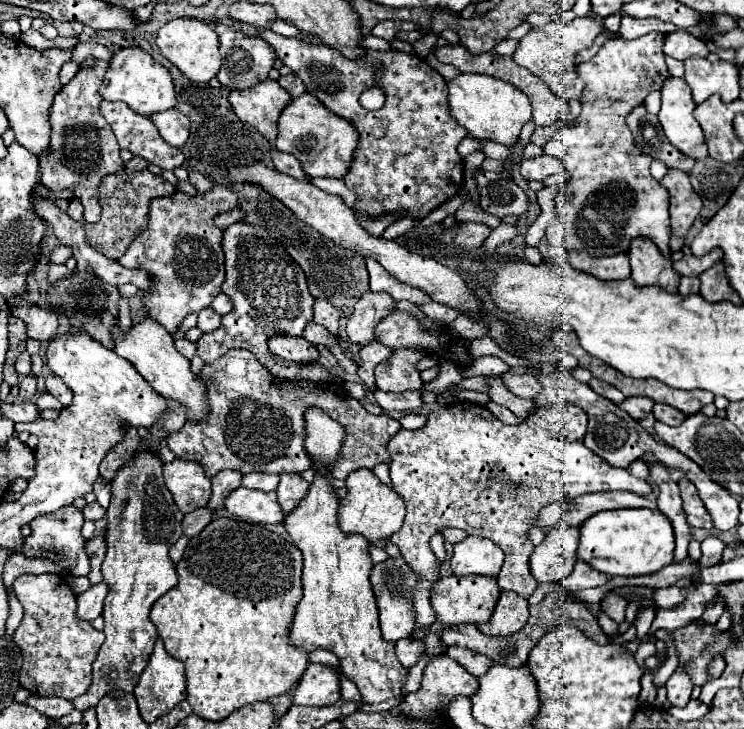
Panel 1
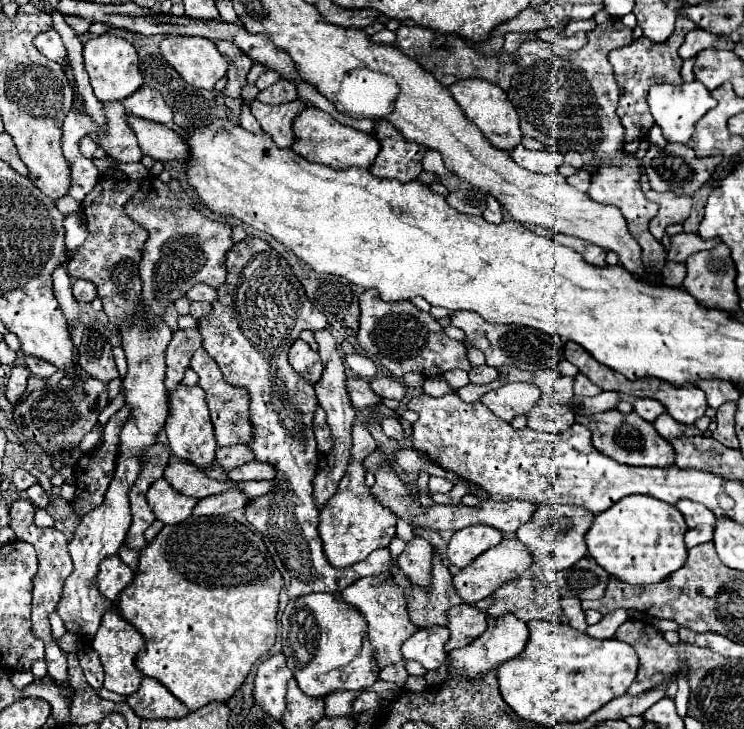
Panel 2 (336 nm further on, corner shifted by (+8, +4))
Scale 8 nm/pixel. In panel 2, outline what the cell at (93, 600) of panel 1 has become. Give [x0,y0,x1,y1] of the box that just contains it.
[95,556,133,602]

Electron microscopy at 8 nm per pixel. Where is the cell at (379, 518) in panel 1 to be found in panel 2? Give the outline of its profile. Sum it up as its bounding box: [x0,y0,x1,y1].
[319,420,397,568]

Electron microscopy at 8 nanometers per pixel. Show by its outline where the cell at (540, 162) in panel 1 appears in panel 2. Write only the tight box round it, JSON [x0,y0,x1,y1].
[511,146,563,174]

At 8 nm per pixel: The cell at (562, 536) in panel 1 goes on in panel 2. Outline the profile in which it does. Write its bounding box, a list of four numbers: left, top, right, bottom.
[517,504,593,570]

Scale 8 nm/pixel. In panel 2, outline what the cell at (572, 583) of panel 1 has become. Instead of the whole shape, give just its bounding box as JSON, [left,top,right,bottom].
[565,556,609,600]

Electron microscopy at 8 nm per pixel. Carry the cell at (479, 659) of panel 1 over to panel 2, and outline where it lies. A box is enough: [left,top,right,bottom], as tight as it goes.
[407,556,461,628]

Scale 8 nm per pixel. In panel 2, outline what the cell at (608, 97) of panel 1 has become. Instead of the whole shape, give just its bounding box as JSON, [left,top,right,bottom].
[609,16,697,142]

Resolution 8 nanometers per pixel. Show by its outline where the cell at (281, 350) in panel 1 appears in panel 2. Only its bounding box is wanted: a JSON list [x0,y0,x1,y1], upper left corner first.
[289,340,321,382]

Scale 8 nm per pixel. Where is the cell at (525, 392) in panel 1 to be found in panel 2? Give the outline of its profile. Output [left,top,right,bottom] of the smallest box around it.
[469,366,499,384]

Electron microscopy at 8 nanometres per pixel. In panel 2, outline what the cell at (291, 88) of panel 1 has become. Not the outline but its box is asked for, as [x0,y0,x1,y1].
[257,78,297,104]

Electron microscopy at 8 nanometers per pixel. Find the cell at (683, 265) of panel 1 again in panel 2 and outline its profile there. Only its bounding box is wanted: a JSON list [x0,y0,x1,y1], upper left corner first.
[667,234,721,262]

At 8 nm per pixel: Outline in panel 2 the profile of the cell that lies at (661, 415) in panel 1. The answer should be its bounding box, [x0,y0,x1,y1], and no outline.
[633,398,665,422]

